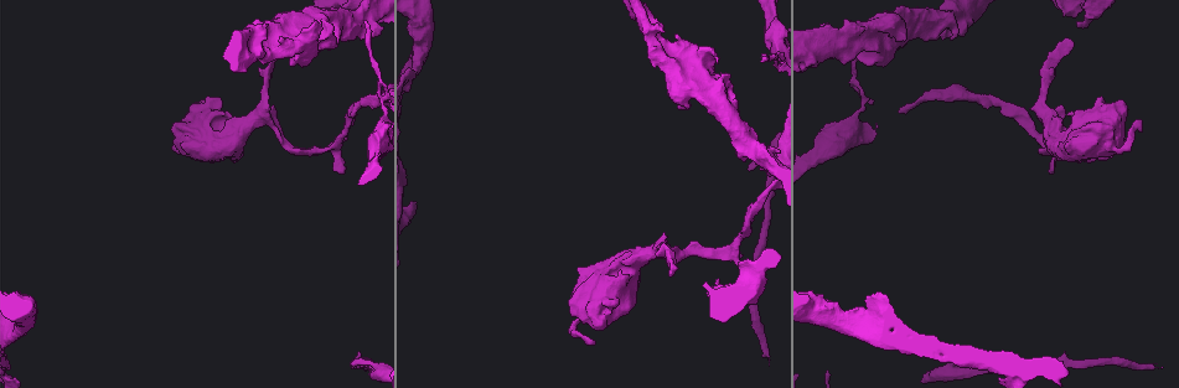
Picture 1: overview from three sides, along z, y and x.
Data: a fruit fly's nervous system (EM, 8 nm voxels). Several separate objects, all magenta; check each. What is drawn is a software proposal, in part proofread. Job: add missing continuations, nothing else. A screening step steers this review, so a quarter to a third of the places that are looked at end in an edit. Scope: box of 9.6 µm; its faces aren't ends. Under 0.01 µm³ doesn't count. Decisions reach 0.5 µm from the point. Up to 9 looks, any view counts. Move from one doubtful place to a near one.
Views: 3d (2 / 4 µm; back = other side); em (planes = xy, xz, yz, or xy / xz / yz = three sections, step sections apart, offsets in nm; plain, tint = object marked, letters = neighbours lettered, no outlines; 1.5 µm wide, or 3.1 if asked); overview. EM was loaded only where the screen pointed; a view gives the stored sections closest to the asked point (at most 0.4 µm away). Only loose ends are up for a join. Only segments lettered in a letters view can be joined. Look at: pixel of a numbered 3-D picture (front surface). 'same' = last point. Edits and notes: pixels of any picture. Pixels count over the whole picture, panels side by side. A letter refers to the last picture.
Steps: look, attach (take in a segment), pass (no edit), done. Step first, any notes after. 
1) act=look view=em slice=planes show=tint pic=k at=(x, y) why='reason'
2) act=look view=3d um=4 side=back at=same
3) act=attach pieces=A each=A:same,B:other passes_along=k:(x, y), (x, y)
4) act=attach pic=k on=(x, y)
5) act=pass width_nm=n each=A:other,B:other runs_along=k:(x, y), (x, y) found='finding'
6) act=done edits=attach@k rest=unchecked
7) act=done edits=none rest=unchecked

act=look view=3d um=2 pic=1 at=(363, 22) why='end of a long branch'

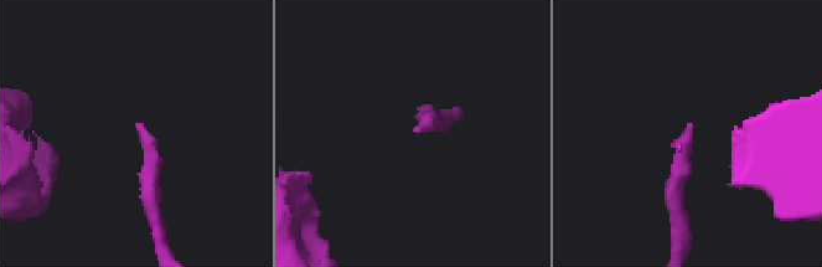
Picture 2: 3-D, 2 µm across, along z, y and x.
act=look view=em slice=yz step=8 show=letters pic=2 at=(690, 125) why='shape alone is not enough'

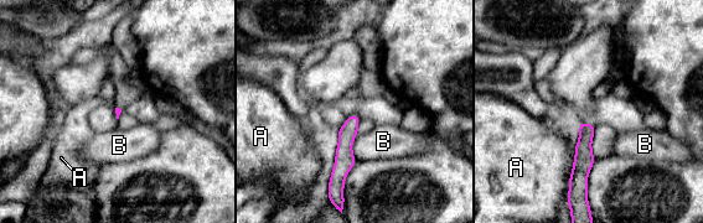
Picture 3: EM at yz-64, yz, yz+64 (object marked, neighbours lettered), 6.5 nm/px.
act=pass each=A:other,B:other border=3:(357, 133), (352, 144), (355, 161) found='no lettered segment goes on from it'

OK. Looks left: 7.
act=look view=em slice=planes show=tint pic=1 at=(661, 30) why='an open end'

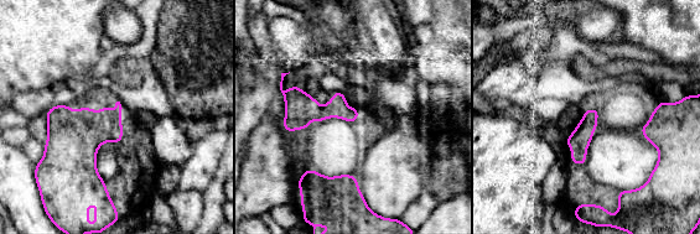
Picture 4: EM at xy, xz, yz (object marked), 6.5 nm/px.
act=look view=em slice=planes show=letters at=same

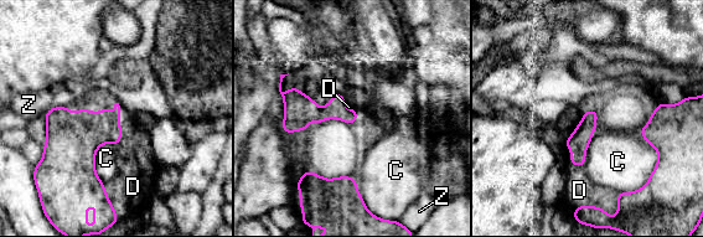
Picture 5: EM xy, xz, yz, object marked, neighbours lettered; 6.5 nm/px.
act=attach pieces=D each=C:other,D:same,Z:other passes_along=5:(578, 143), (570, 160), (579, 190) found='the neuron continues'

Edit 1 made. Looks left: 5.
act=look view=3d um=4 pic=1 at=(344, 174) why='tapers out'

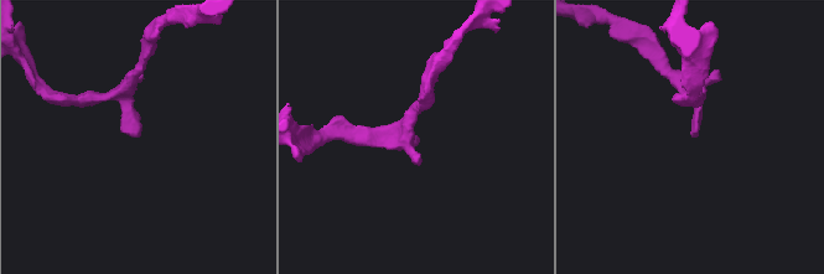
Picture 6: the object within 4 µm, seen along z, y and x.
act=look view=em slice=yz step=8 show=tint pic=6 at=(417, 140)

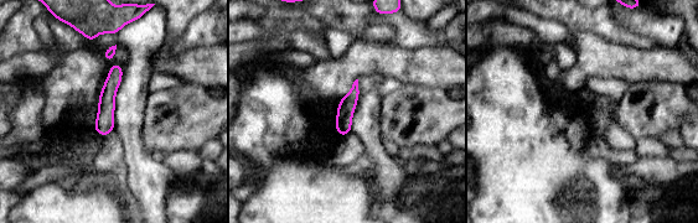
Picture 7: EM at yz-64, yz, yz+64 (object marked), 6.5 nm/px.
act=look view=em slice=planes show=letters at=same

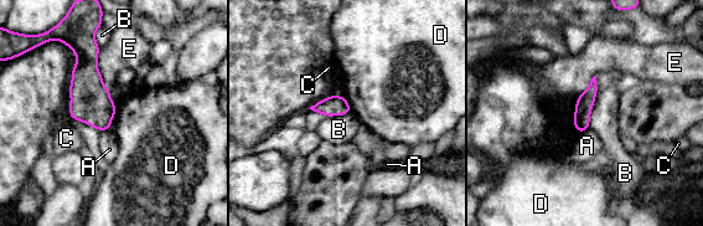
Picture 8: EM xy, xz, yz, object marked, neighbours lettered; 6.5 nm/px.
act=pass longest_contact=E:300nm each=A:other,B:other,C:other,D:other,E:other runs_along=8:(593, 83), (583, 107), (579, 128) found='no lettered segment goes on from it'

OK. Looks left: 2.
act=look view=3d um=2 pic=1 at=(1077, 23)

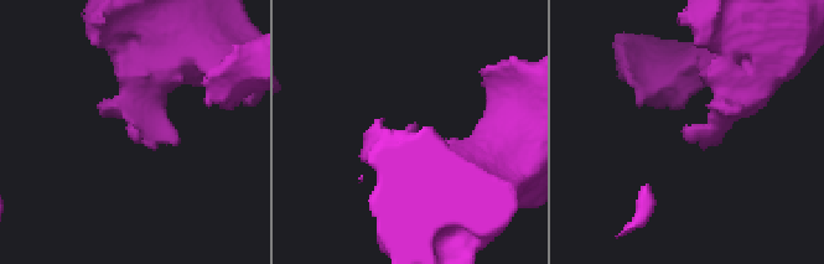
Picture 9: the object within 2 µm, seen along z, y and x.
act=look view=em slice=planes show=letters pic=9 at=(133, 136) why='now the EM'

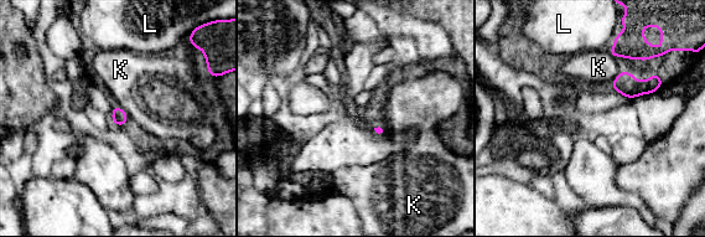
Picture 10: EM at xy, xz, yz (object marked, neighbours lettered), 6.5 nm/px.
act=pass each=K:other,L:other found='no lettered segment goes on from it'

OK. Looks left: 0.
act=done edits=attach@5 rest=unchecked

